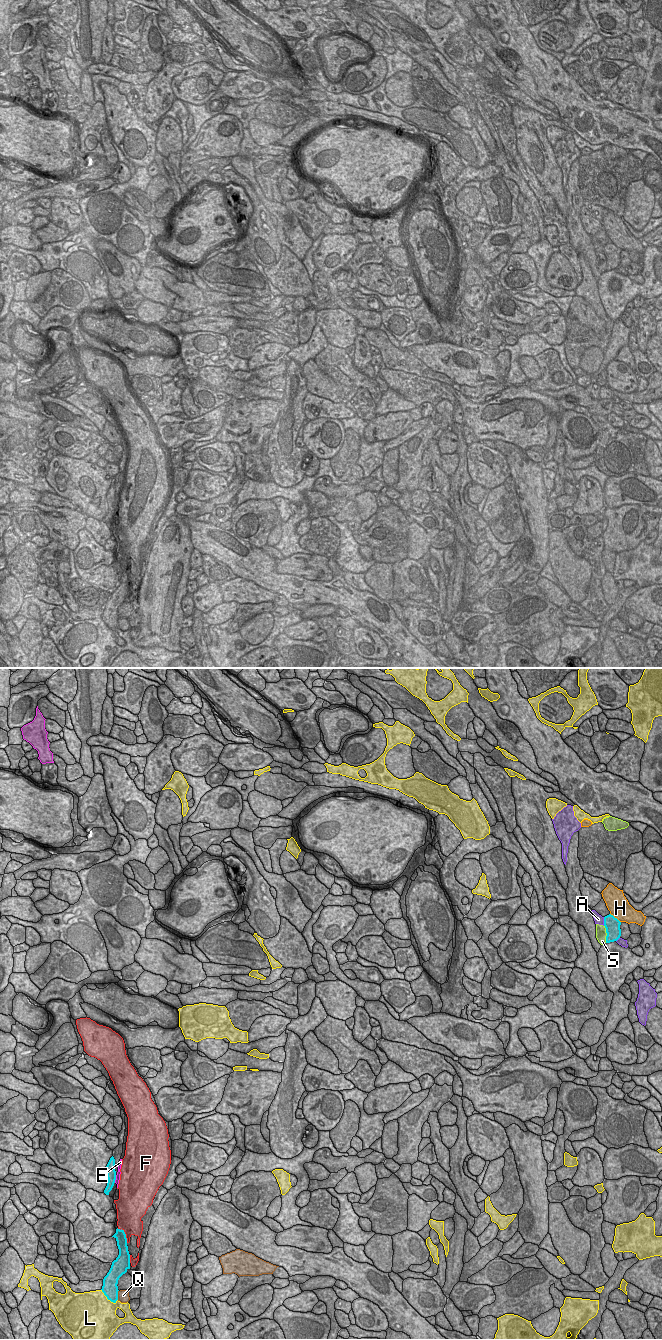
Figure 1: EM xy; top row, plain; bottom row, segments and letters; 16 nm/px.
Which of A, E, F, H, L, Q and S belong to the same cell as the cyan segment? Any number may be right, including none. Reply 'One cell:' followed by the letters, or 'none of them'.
One cell: E

